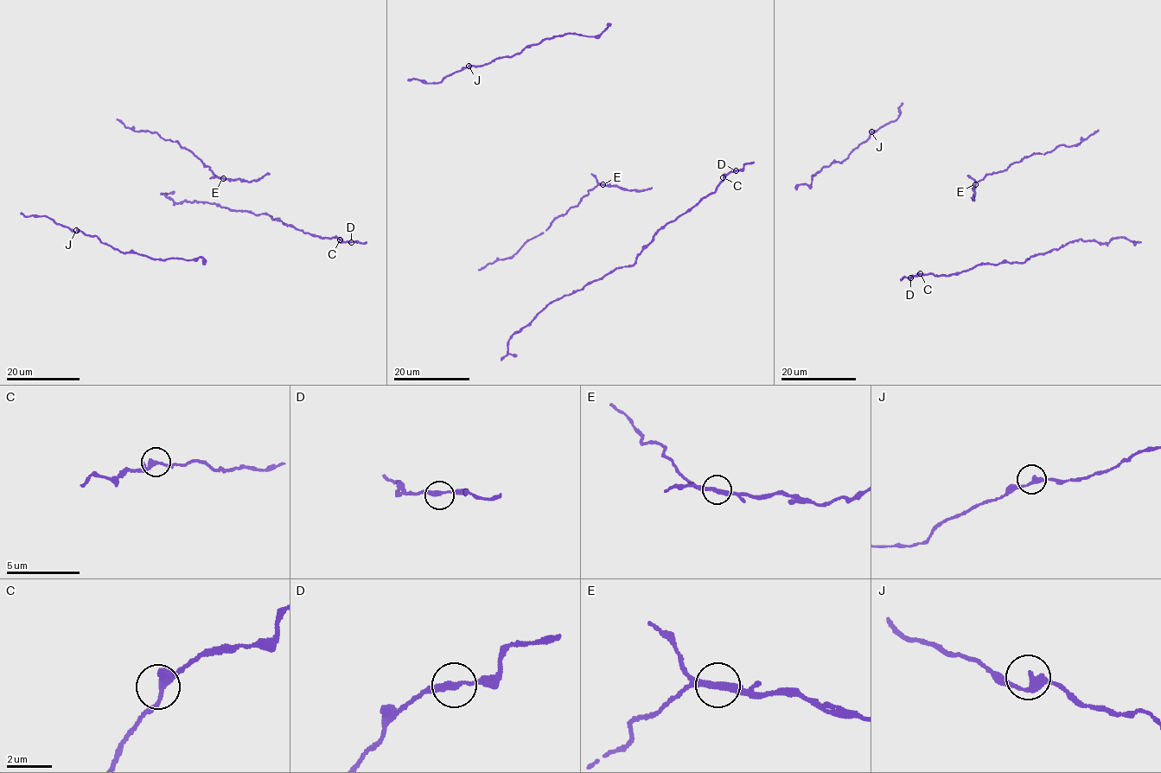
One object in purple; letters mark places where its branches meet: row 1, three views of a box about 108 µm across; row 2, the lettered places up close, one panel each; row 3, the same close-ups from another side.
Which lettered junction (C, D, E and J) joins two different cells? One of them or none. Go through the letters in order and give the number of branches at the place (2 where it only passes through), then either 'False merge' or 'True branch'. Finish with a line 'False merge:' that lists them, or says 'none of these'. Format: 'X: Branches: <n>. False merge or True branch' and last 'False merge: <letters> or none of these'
C: Branches: 2. True branch
D: Branches: 2. True branch
E: Branches: 2. False merge
J: Branches: 2. True branch
False merge: E

